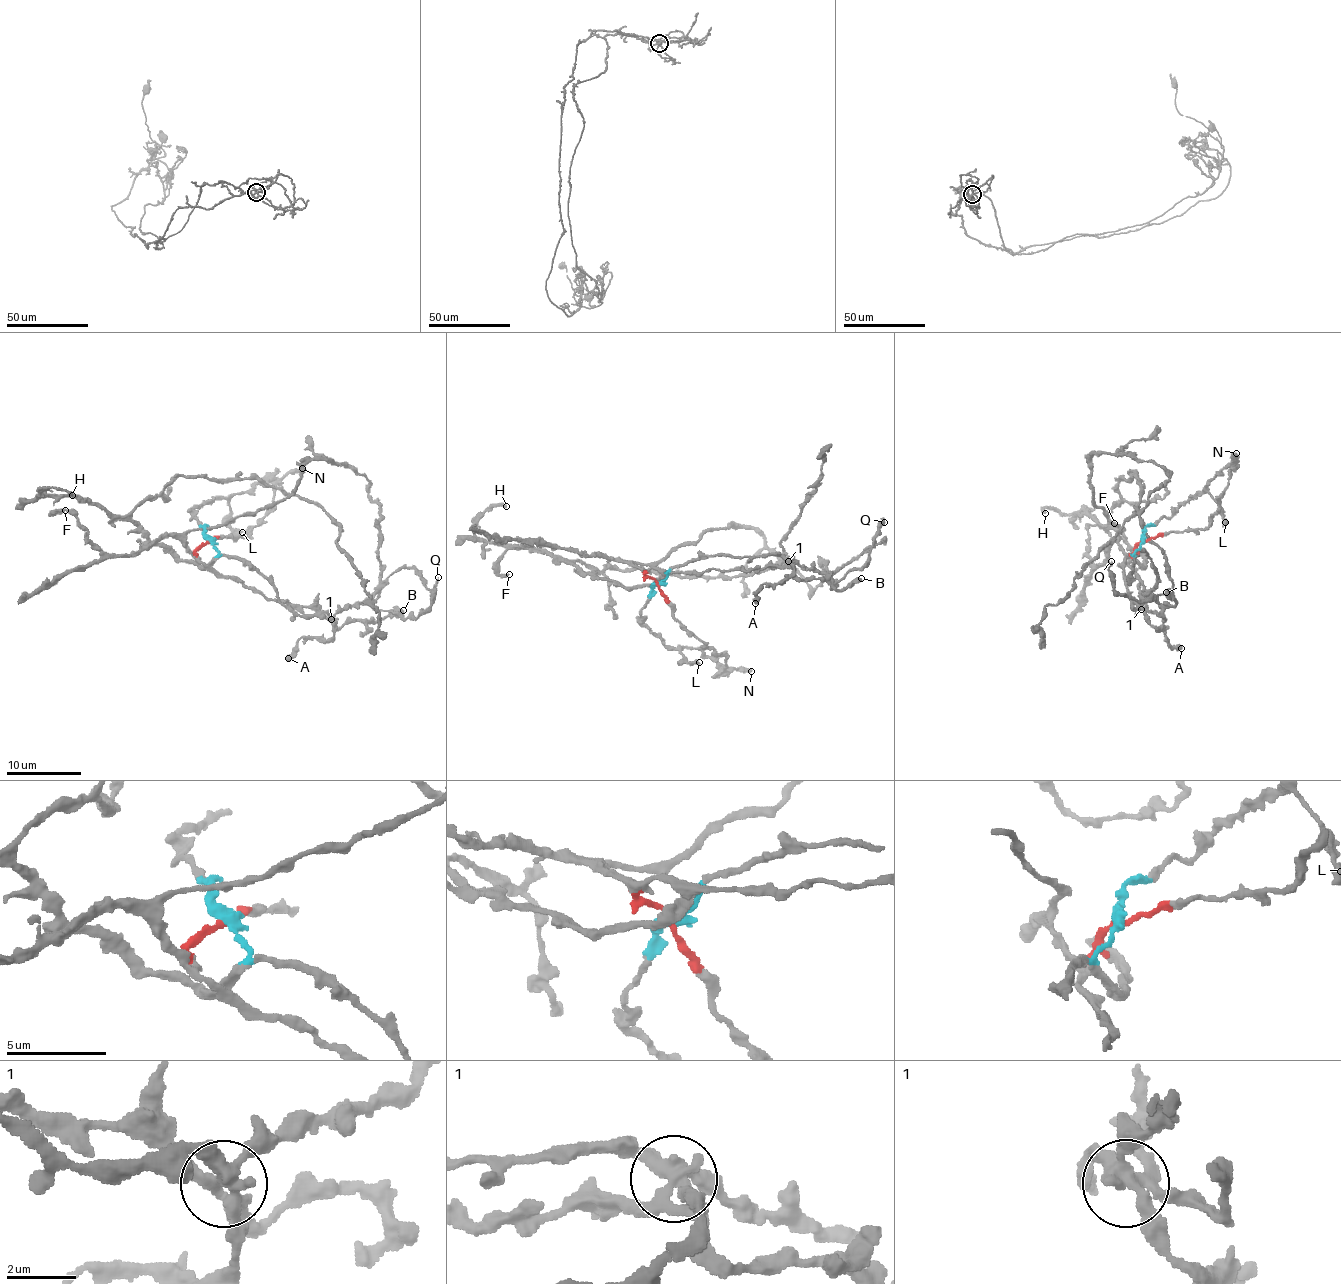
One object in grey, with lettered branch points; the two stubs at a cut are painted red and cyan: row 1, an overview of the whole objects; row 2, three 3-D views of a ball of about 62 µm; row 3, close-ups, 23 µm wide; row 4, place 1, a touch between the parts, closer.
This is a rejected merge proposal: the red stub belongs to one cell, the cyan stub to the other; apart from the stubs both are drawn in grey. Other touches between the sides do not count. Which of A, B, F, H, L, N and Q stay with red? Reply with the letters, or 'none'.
B, F, N, Q

